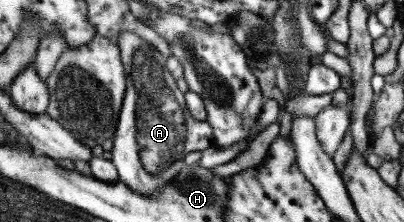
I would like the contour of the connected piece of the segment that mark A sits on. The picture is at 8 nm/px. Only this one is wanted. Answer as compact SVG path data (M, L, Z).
M121 32L116 45L121 49L121 62L127 76L127 91L121 106L116 132L107 146L113 158L110 160L118 171L118 179L126 183L134 192L154 196L158 189L170 183L179 173L189 173L198 166L186 165L185 157L193 151L201 151L214 146L213 128L206 121L193 119L186 104L184 94L179 91L176 80L167 71L167 58L148 47L135 32Z

